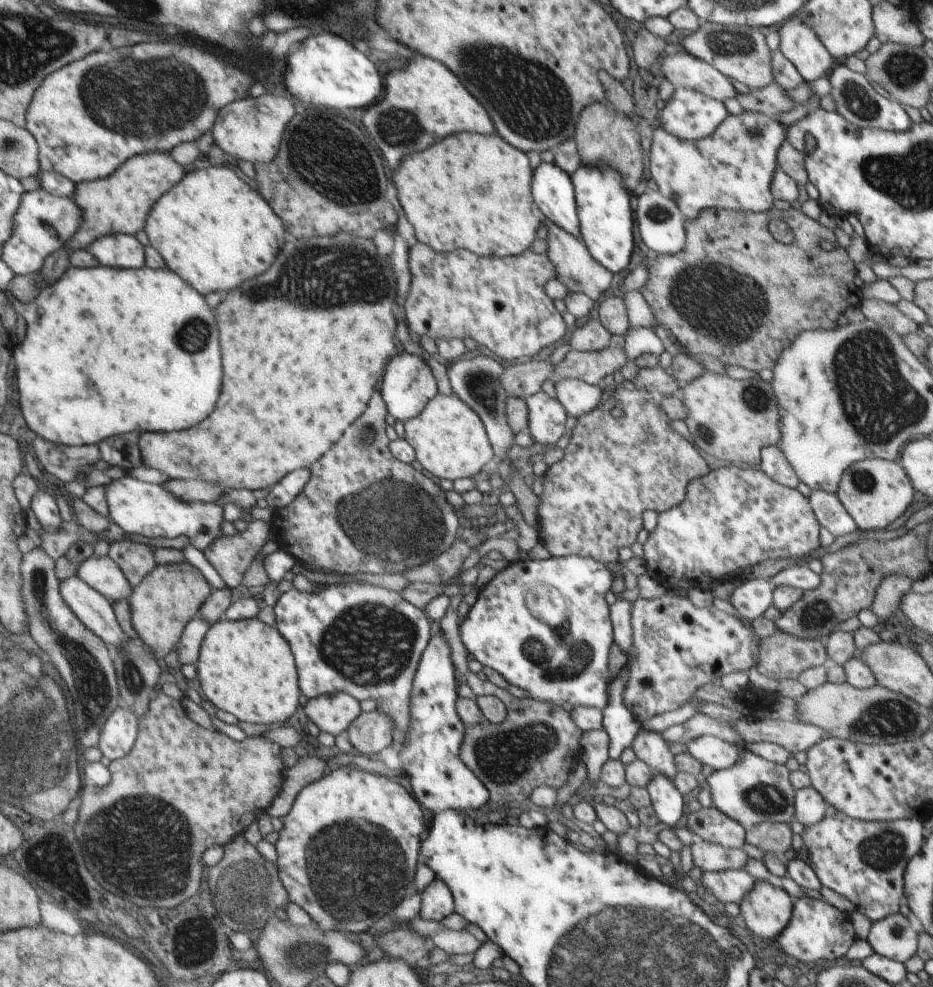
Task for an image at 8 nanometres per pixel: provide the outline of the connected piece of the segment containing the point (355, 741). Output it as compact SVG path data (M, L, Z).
M378 710L361 712L358 718L348 726L346 735L355 751L368 757L380 754L386 746L392 743L394 724L392 718L380 714Z

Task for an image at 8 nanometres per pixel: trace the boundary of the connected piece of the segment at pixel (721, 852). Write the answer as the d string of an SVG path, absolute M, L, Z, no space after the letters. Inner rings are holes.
M695 839L690 846L692 862L703 872L730 870L734 868L728 849L716 843Z

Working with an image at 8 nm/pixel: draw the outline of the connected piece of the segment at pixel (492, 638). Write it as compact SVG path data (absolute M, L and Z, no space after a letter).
M575 554L511 562L480 588L474 605L460 620L460 640L470 656L495 670L507 683L528 692L530 699L603 711L610 702L608 656L615 642L606 592L614 580L616 576L606 564Z

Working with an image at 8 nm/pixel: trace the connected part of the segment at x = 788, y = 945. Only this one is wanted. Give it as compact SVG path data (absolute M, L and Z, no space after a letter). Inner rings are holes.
M802 897L793 904L788 926L780 932L772 947L779 949L786 958L795 962L816 962L843 958L848 948L857 940L849 914L840 911L827 901Z

